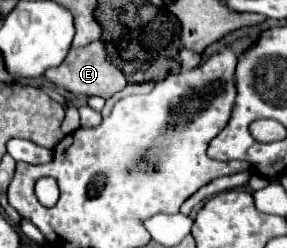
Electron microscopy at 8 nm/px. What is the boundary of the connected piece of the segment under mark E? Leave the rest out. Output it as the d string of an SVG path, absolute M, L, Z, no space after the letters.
M94 41L94 43L80 47L80 49L72 47L68 53L68 59L64 59L64 63L60 63L58 67L48 69L44 73L44 79L54 83L60 89L74 93L74 95L86 95L86 97L96 95L102 99L110 99L114 93L118 93L126 87L126 77L122 75L122 71L118 67L114 67L112 63L108 63L102 41Z

